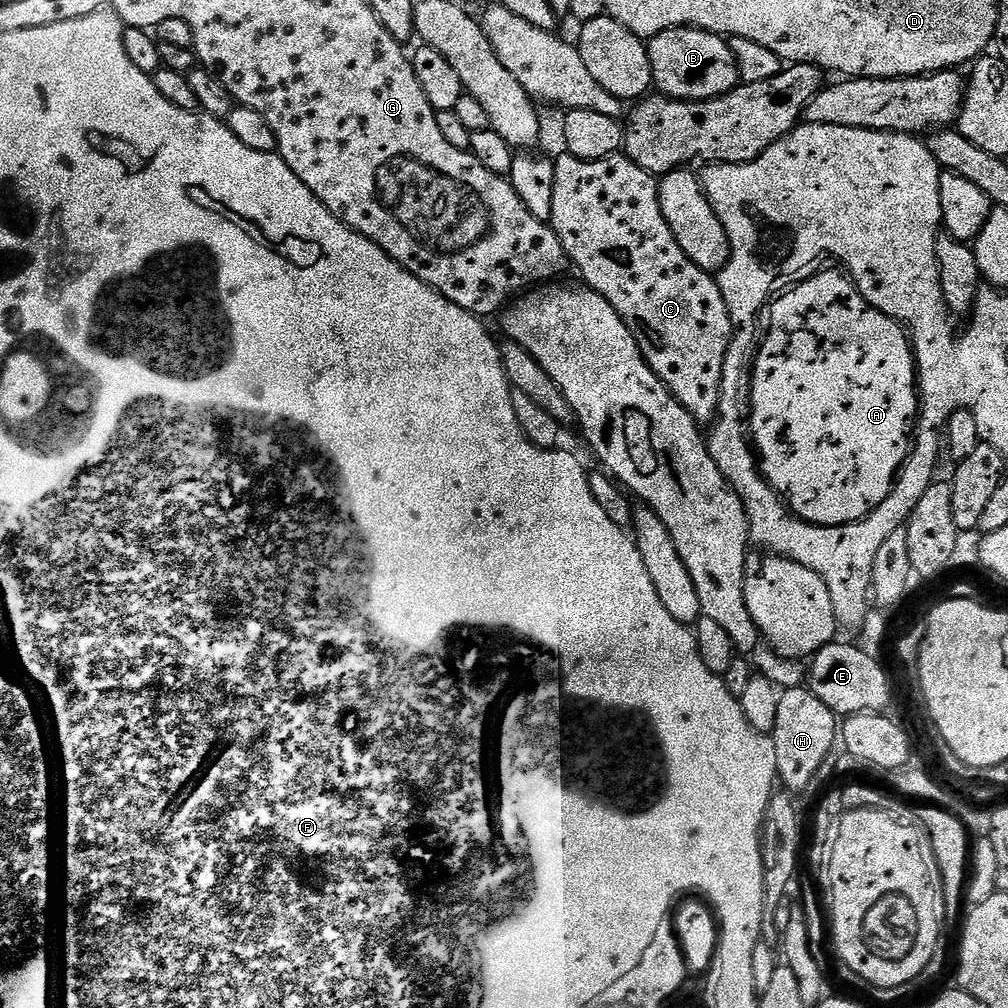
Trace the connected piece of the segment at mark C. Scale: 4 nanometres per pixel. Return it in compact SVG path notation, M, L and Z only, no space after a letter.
M561 154L560 157L555 157L554 163L556 165L554 170L554 206L552 207L550 223L562 242L565 257L570 261L571 267L573 264L580 271L580 276L584 279L581 281L593 292L606 298L606 302L610 302L610 306L614 306L614 310L618 310L618 314L634 334L645 362L652 367L657 378L672 391L672 397L695 418L697 424L701 426L711 425L716 418L718 402L720 401L720 387L722 386L722 370L726 362L728 347L732 341L730 310L726 310L726 298L722 298L722 290L717 277L711 272L704 272L698 266L694 266L694 262L690 262L690 258L686 258L686 254L682 254L682 246L678 246L678 242L662 214L660 186L657 177L653 176L651 172L642 170L642 166L638 166L623 154L617 154L617 156L609 154L603 158L590 160L579 160L573 156Z

